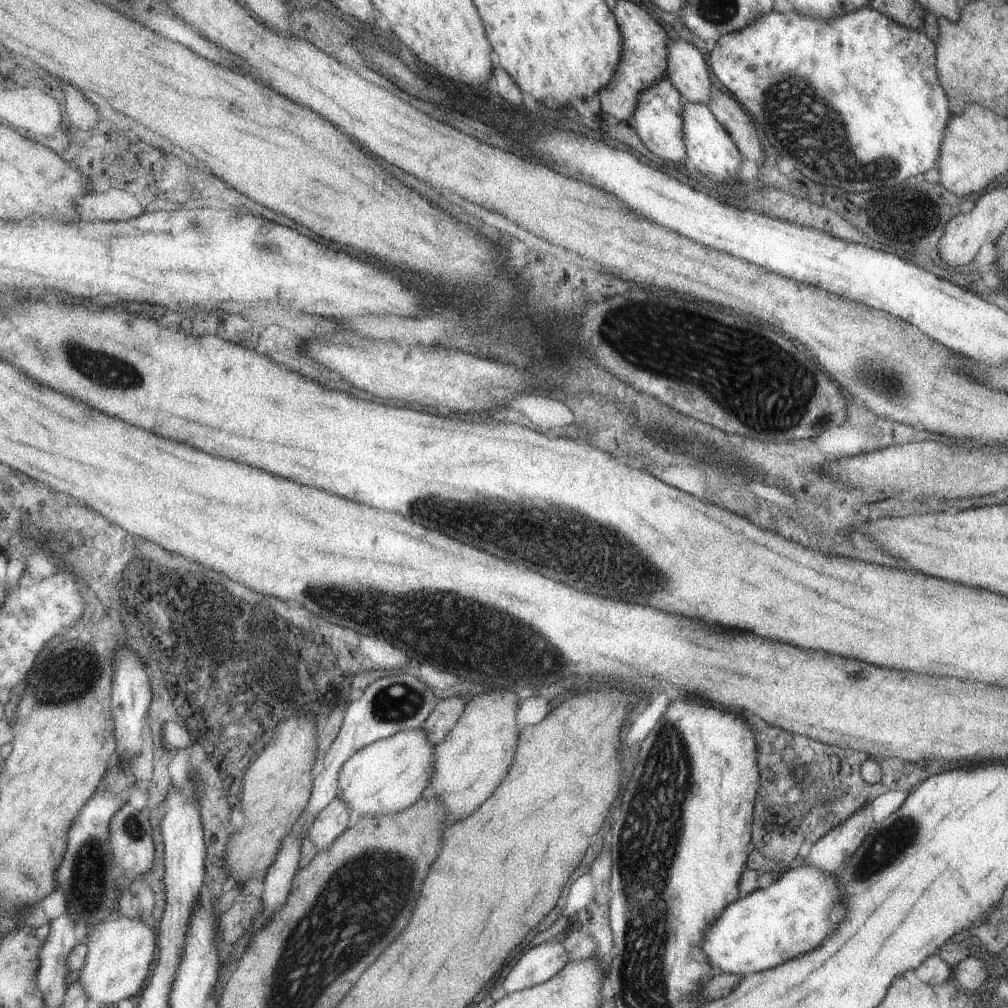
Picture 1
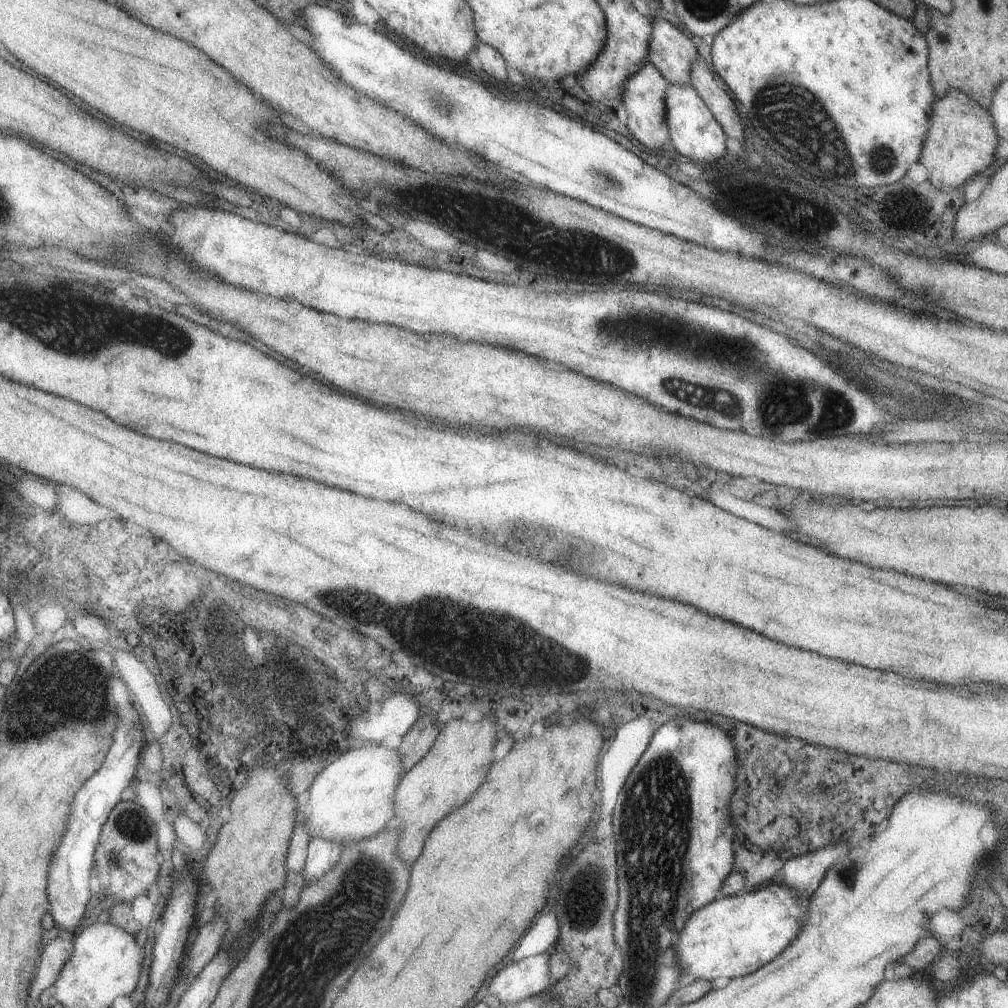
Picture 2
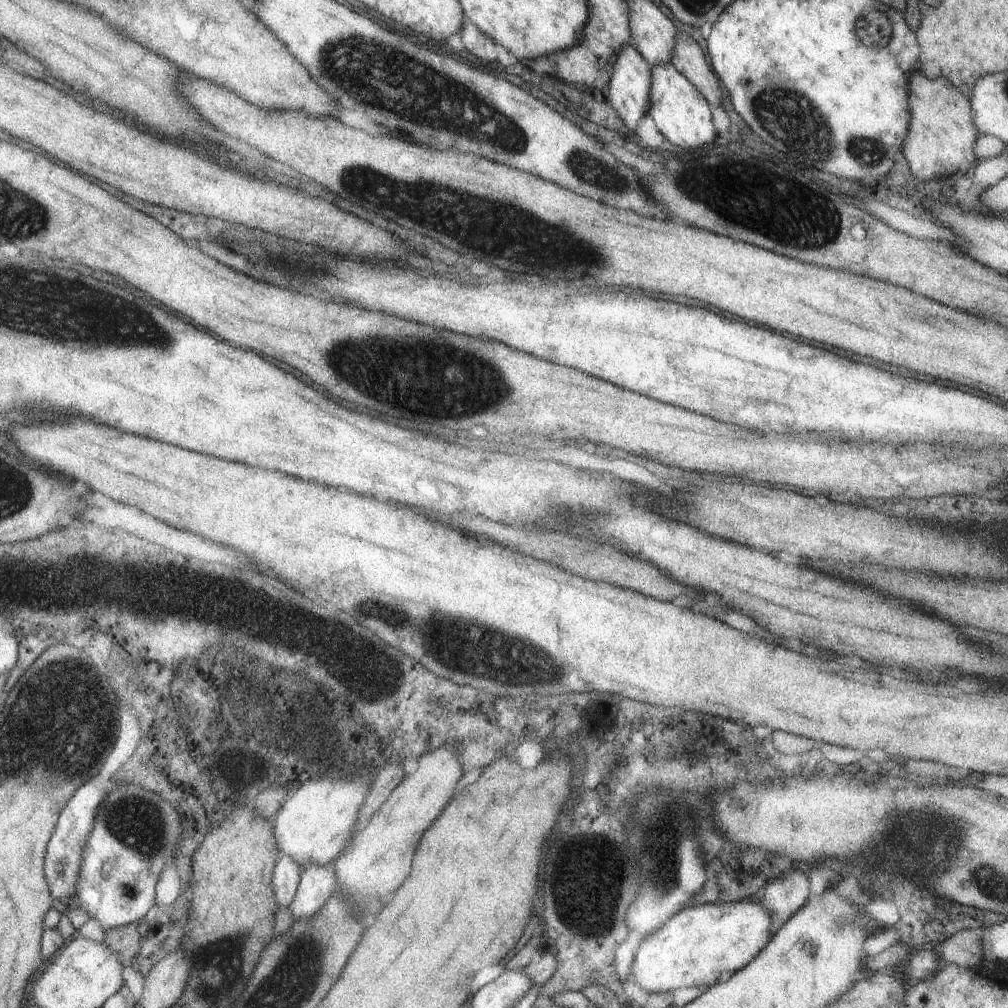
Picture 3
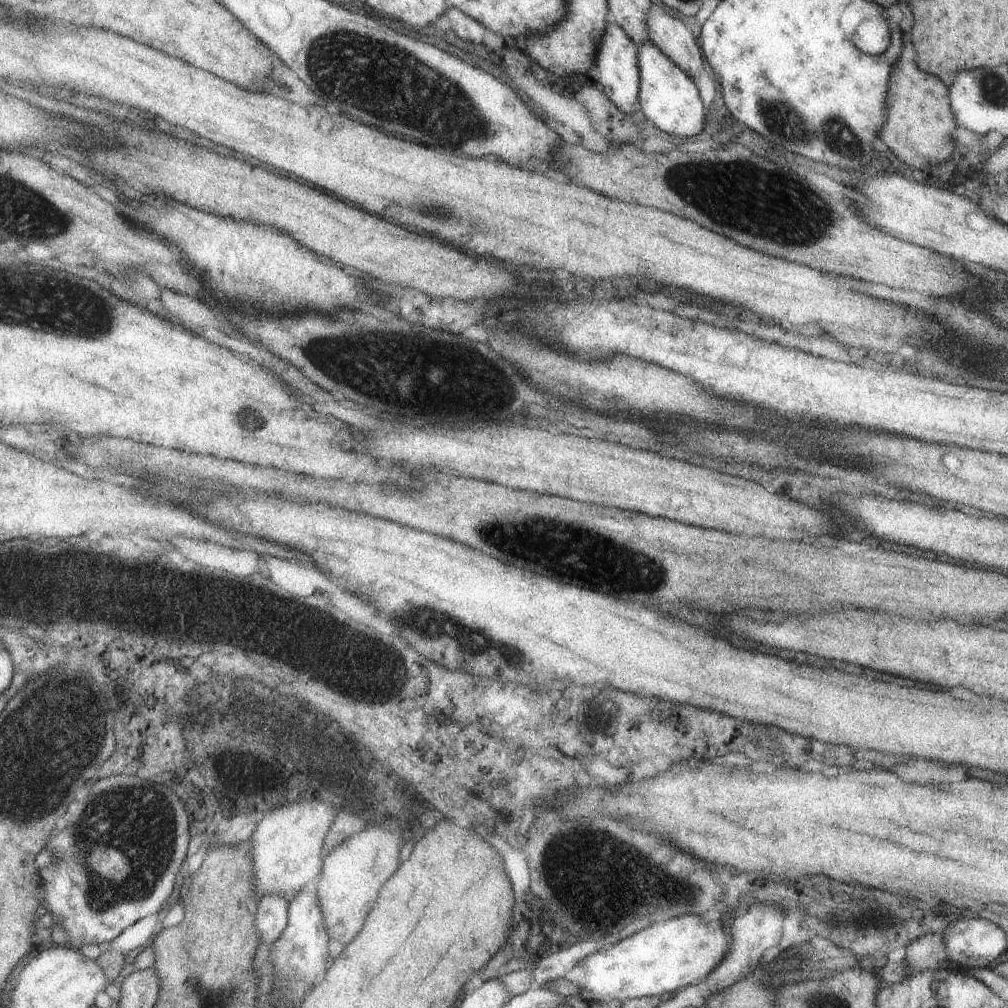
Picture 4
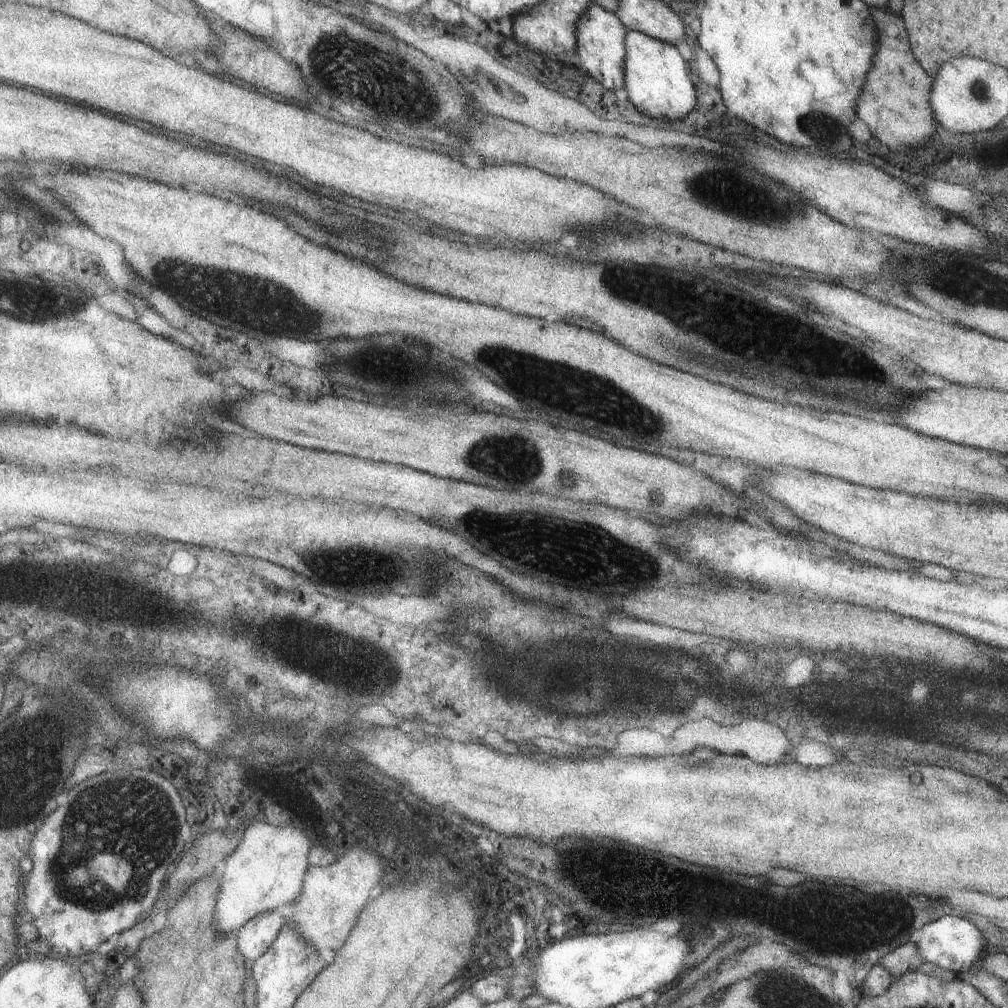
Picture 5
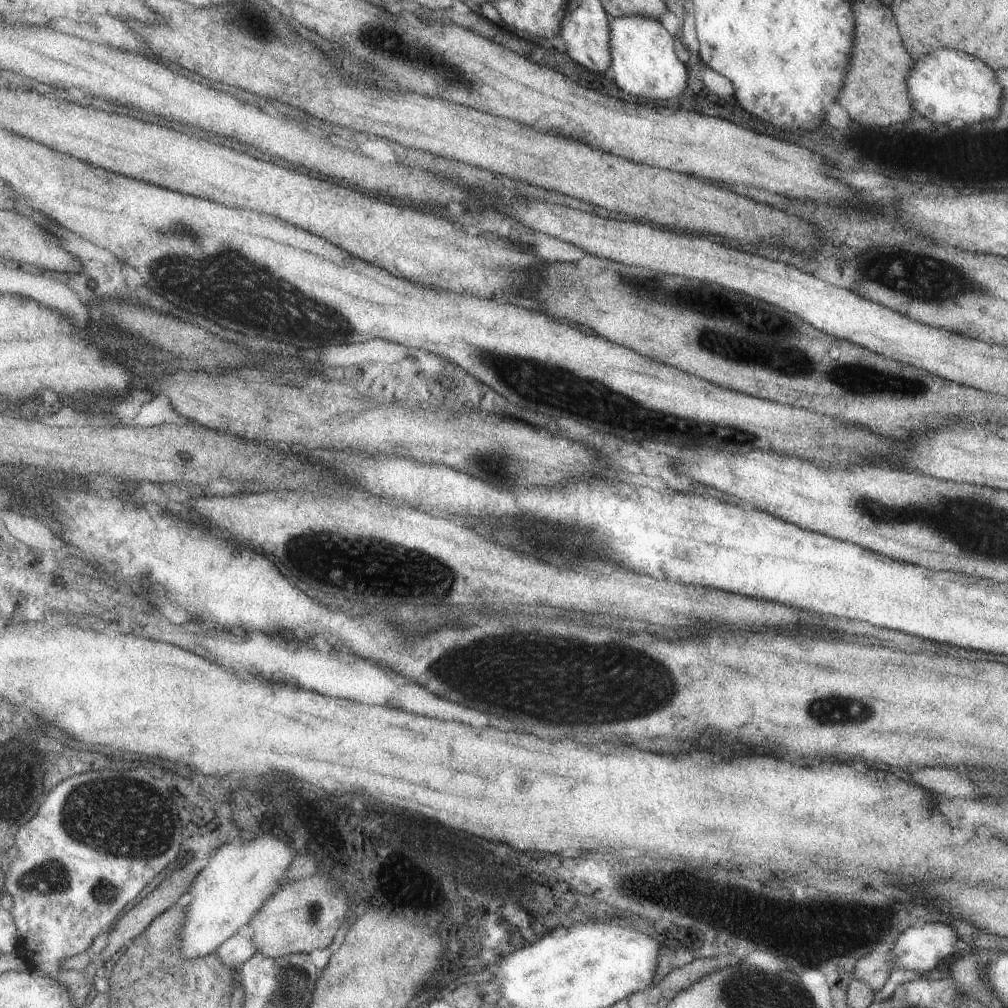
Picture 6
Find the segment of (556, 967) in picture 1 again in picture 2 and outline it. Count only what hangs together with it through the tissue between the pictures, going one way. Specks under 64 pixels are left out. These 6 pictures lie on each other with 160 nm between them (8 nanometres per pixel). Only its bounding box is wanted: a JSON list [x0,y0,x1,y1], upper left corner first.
[488,952,553,1004]

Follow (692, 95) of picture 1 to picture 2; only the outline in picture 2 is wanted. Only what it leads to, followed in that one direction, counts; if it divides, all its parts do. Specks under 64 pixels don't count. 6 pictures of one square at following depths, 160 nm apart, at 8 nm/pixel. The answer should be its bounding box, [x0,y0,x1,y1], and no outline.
[648,18,697,85]

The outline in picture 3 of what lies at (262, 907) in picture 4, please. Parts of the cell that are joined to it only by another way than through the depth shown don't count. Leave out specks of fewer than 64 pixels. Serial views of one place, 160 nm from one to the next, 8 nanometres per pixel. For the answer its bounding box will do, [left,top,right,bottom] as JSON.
[271,854,300,908]

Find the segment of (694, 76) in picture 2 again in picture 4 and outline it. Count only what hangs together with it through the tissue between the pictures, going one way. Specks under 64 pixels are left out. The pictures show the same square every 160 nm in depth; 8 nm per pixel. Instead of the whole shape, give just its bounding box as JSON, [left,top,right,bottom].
[646,6,703,78]

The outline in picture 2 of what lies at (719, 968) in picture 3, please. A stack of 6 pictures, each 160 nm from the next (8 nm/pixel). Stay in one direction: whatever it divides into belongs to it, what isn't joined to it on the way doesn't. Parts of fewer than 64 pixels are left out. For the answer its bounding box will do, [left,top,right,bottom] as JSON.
[675,881,808,981]

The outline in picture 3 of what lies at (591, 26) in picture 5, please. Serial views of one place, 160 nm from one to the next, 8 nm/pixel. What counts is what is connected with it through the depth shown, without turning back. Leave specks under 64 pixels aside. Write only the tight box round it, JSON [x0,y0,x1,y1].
[604,44,651,133]

